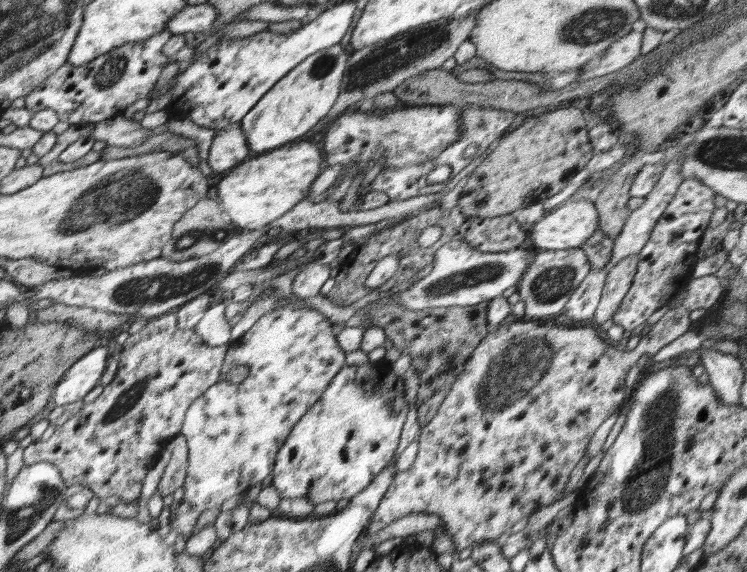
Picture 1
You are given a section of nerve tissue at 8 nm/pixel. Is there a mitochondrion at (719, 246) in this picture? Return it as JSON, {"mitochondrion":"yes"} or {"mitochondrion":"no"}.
{"mitochondrion":"no"}

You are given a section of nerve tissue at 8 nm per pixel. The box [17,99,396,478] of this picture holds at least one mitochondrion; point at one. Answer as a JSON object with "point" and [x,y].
{"point":[117,200]}

